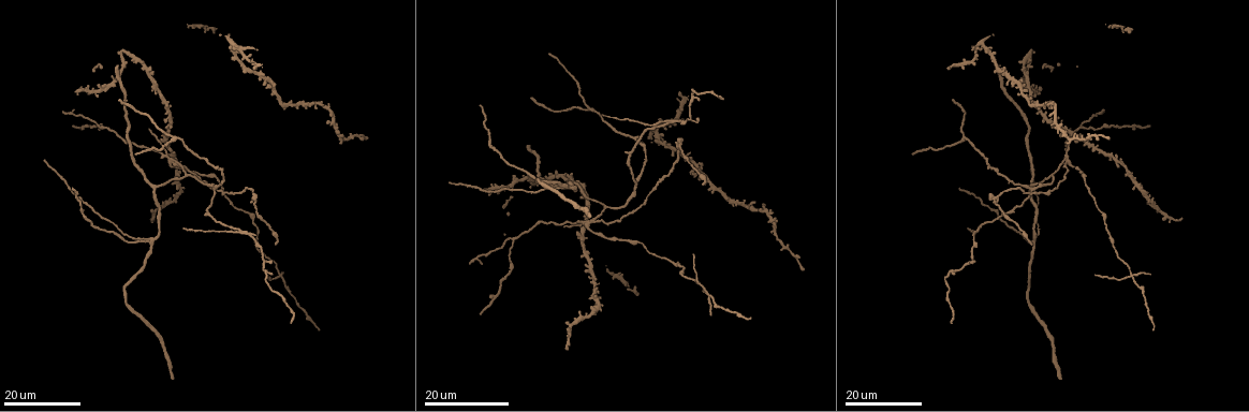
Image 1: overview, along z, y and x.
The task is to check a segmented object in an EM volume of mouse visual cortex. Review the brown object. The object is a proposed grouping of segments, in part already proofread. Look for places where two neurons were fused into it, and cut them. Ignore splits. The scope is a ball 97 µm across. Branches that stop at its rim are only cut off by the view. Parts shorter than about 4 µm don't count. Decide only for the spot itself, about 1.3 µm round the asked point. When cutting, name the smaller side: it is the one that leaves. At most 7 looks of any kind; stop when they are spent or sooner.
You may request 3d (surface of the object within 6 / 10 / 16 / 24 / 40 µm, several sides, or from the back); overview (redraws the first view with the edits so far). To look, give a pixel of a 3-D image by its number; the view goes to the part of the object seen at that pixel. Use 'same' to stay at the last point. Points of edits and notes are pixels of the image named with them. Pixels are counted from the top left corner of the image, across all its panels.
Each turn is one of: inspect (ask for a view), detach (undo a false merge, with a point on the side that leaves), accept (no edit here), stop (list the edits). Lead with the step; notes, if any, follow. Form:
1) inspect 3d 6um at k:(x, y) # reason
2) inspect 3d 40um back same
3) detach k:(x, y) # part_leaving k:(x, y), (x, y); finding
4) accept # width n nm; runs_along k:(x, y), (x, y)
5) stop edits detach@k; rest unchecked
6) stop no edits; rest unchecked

inspect 3d 24um at 1:(512, 185) # three-way junction

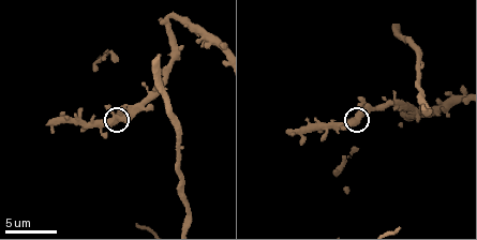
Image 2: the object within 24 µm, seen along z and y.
inspect 3d 6um at 2:(111, 118)

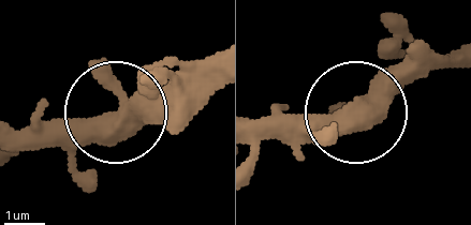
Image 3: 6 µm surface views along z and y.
accept # width 460 nm; runs_along 3:(209, 56), (106, 114), (14, 131); all the same neuron

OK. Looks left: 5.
inspect 3d 16um at 1:(172, 139) # branch point

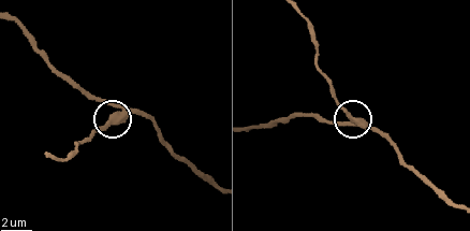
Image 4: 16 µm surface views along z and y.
inspect 3d 10um at 4:(117, 112)

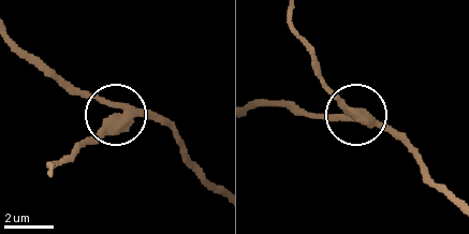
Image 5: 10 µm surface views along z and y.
inspect 3d 10um back at 5:(117, 113) # other side

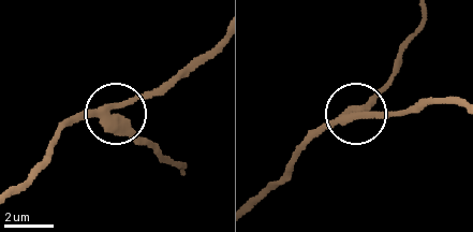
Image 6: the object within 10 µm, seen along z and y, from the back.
accept # width 400 nm; one neuron here

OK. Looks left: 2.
inspect 3d 16um at 1:(245, 233) # a fork

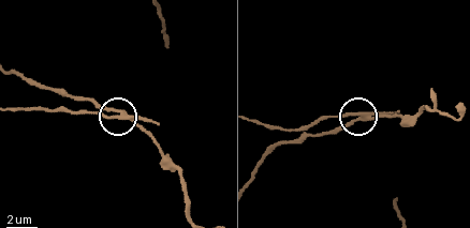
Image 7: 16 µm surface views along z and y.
inspect 3d 6um at 7:(354, 114) # zoom in

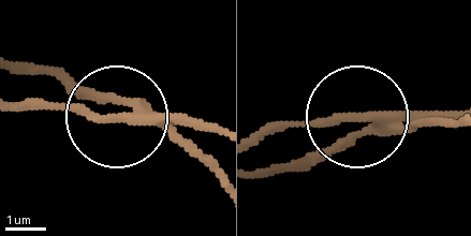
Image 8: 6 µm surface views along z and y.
detach 8:(83, 114) # side_arm 18 um; part_leaving 8:(144, 116), (14, 106); two neurons meet here

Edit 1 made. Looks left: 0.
stop edits detach@8; rest unchecked

